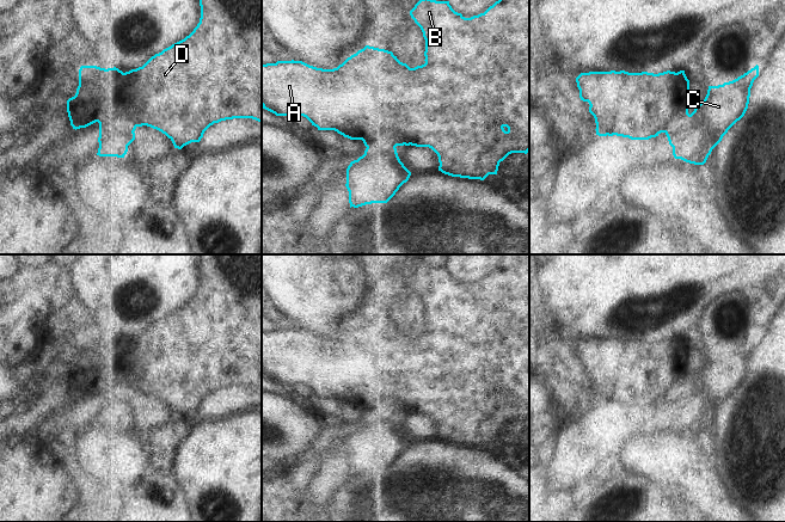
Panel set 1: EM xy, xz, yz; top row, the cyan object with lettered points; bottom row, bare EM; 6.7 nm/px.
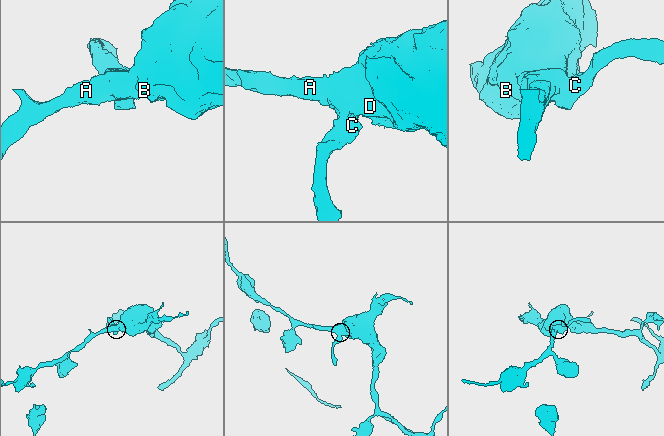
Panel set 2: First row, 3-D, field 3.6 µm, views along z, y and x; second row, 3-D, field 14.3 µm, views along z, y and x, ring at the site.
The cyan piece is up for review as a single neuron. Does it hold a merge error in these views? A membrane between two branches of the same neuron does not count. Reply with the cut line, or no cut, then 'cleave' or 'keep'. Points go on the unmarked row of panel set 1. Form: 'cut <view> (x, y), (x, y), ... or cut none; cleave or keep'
cut xy (97, 388), (105, 385), (111, 390), (120, 385), (133, 399); cleave

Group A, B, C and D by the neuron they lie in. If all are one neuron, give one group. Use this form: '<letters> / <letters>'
A B D / C

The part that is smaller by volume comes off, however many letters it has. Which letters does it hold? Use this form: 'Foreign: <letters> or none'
Foreign: C

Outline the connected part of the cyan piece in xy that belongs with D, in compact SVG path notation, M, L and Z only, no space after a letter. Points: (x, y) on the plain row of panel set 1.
M201 254L200 258L201 285L194 299L184 307L152 324L142 334L123 340L118 336L100 336L97 333L81 333L79 337L79 354L74 364L67 368L67 380L73 397L86 395L102 385L110 391L121 385L125 393L135 399L137 394L147 393L165 401L174 416L182 417L191 410L200 410L204 399L226 387L252 386L262 391L262 254Z

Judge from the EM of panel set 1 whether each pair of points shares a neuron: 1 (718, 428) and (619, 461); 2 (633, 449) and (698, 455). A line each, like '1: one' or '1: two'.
1: two
2: one

